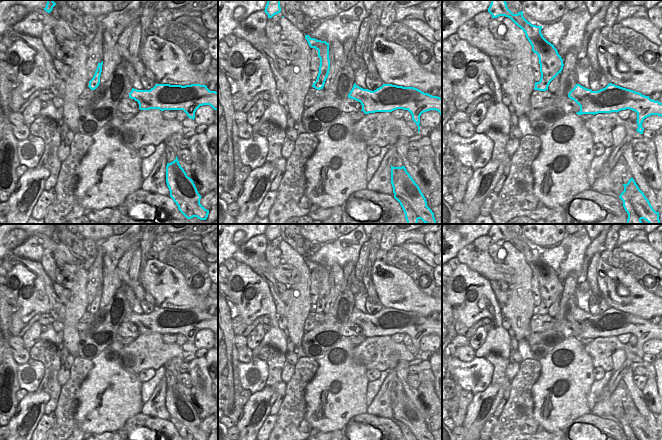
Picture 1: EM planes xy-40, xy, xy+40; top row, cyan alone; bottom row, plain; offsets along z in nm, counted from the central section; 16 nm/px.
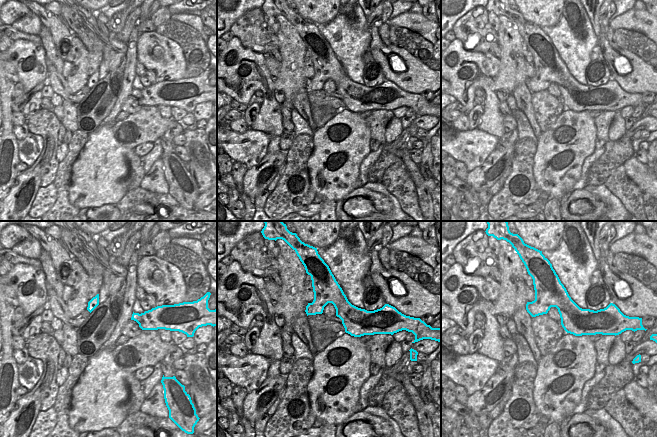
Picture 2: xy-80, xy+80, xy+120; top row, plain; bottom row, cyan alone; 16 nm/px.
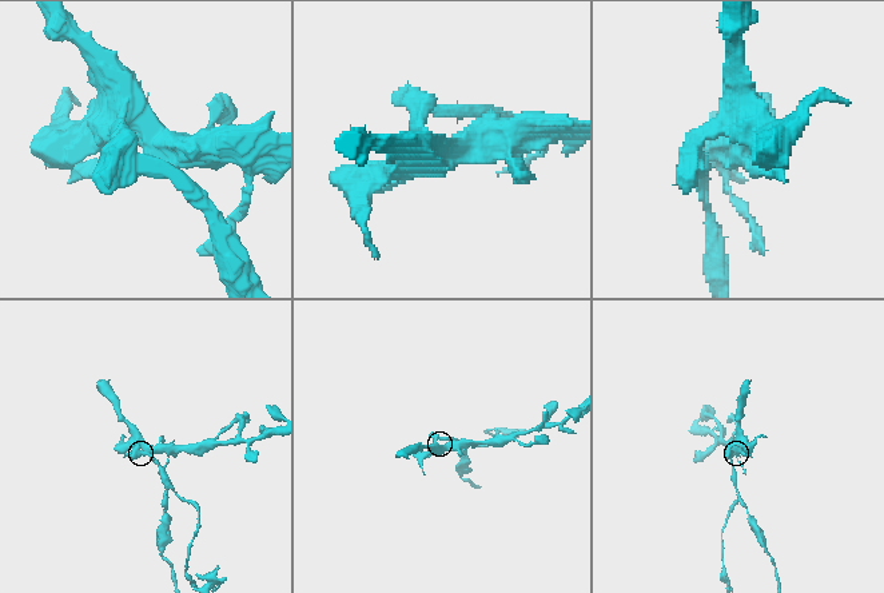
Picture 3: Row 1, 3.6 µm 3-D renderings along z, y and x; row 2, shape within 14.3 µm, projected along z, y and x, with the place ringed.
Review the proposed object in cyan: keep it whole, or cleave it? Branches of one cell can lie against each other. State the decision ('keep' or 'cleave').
cleave

